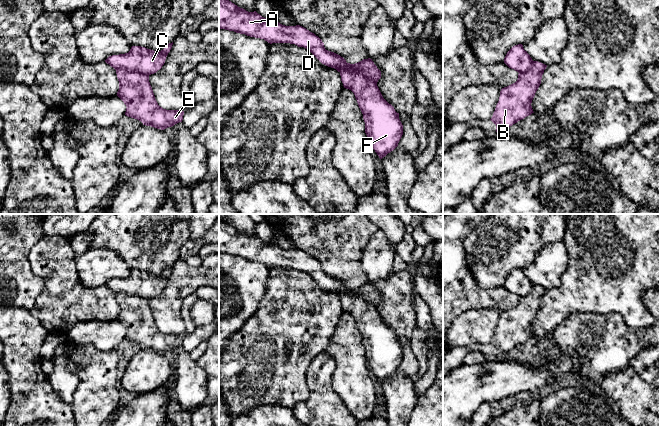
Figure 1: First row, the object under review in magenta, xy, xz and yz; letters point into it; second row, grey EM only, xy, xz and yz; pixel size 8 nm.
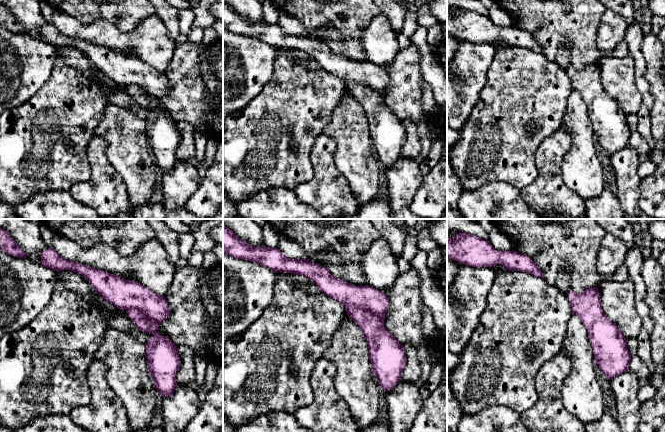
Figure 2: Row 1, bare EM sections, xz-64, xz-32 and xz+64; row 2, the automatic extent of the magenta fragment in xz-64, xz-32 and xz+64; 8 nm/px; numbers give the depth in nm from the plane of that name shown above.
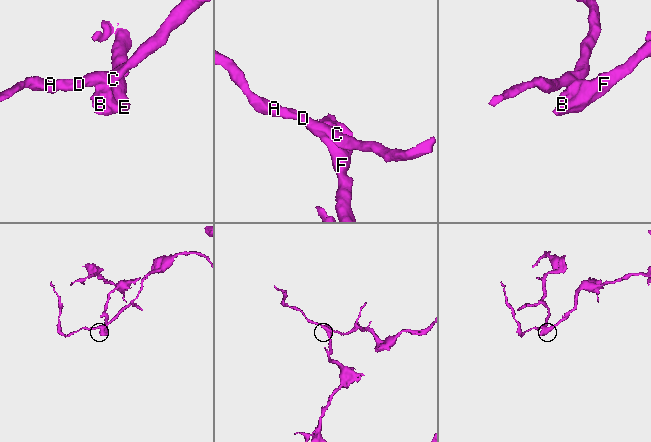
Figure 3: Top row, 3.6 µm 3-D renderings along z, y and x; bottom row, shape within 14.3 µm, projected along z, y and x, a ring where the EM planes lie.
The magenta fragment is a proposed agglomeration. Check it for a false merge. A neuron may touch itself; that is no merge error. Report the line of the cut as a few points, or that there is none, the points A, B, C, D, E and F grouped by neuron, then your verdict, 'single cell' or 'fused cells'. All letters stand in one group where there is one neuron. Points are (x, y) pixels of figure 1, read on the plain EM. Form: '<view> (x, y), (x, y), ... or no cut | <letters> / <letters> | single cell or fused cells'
xz (339, 295), (346, 291), (349, 295), (360, 296), (376, 308) | A C D / B E F | fused cells

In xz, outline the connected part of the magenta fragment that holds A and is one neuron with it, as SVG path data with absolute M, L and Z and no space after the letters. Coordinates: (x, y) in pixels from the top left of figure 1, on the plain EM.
M219 222L219 253L234 255L250 261L264 263L268 267L290 267L309 274L322 288L338 296L347 291L349 296L361 297L377 308L381 295L372 283L350 288L340 279L328 275L322 264L306 252L285 250L276 243L266 243L256 235L248 236L226 222Z

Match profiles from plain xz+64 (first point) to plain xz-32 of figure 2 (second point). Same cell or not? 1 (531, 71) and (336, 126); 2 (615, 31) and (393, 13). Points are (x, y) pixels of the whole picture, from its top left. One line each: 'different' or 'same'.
1: different
2: different

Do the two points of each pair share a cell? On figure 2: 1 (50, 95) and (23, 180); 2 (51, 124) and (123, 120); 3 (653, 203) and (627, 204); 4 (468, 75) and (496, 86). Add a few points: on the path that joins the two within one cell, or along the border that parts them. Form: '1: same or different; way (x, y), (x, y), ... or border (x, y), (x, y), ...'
1: same; way (50, 116), (37, 129), (37, 145), (30, 159)
2: different; border (111, 104), (105, 108), (103, 117), (93, 135)
3: different; border (641, 181), (638, 197), (639, 208)
4: different; border (492, 59), (486, 83), (475, 103)

